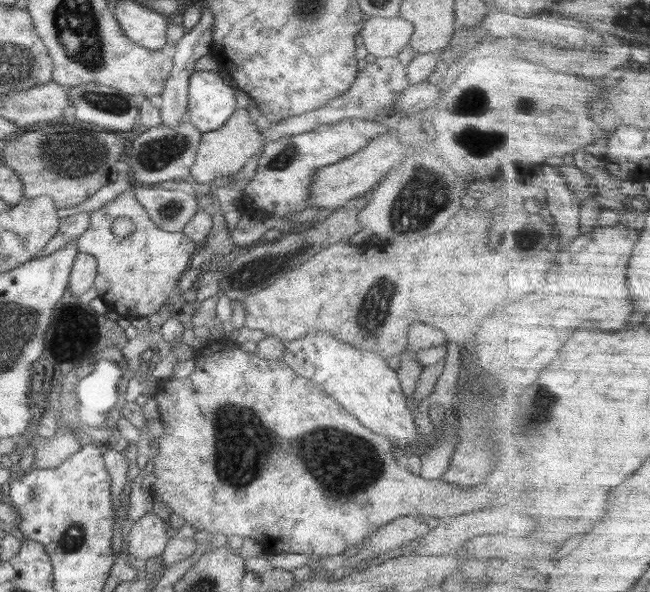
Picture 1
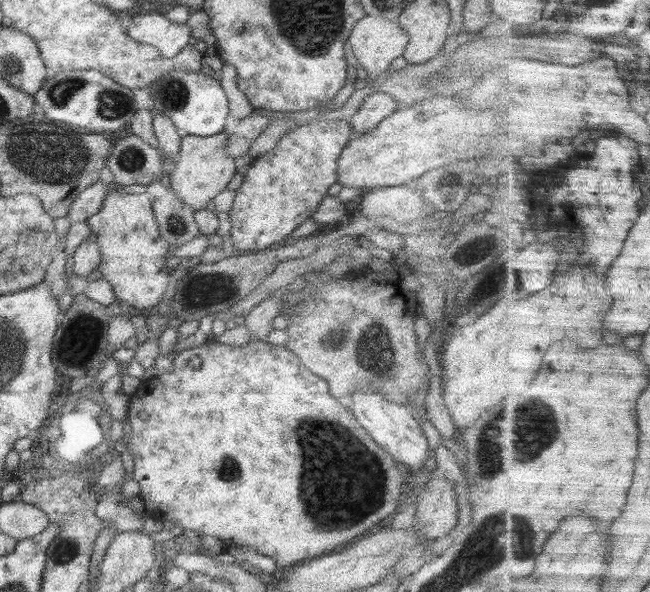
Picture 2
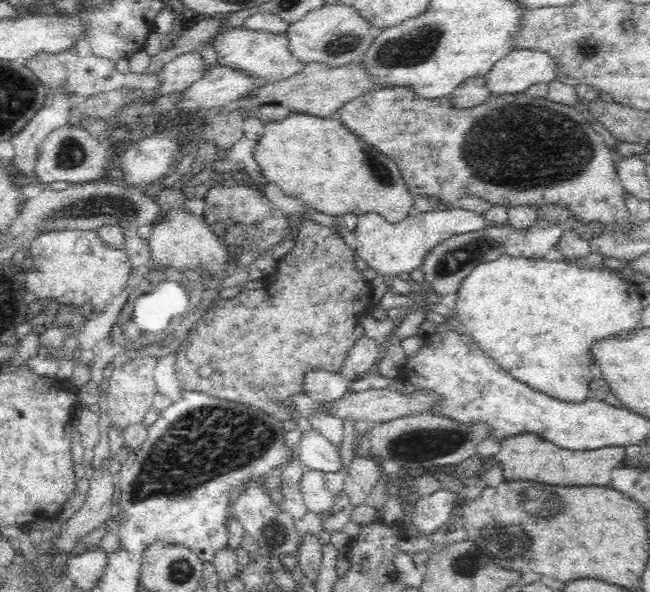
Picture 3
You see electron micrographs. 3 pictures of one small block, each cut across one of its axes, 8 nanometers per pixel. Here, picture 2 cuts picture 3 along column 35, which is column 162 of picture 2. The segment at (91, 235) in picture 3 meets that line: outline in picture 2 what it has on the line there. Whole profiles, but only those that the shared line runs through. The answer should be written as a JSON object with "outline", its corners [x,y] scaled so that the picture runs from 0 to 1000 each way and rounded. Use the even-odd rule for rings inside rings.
{"outline":[[[174,316],[160,336],[157,351],[142,365],[135,367],[132,377],[138,380],[142,400],[151,410],[154,421],[154,446],[151,454],[160,473],[172,481],[177,503],[185,508],[197,510],[203,522],[228,527],[240,514],[257,500],[255,486],[262,473],[260,463],[265,459],[255,448],[255,436],[263,431],[258,409],[246,399],[242,372],[238,370],[234,341],[238,333],[231,326],[198,328],[180,321]]]}

